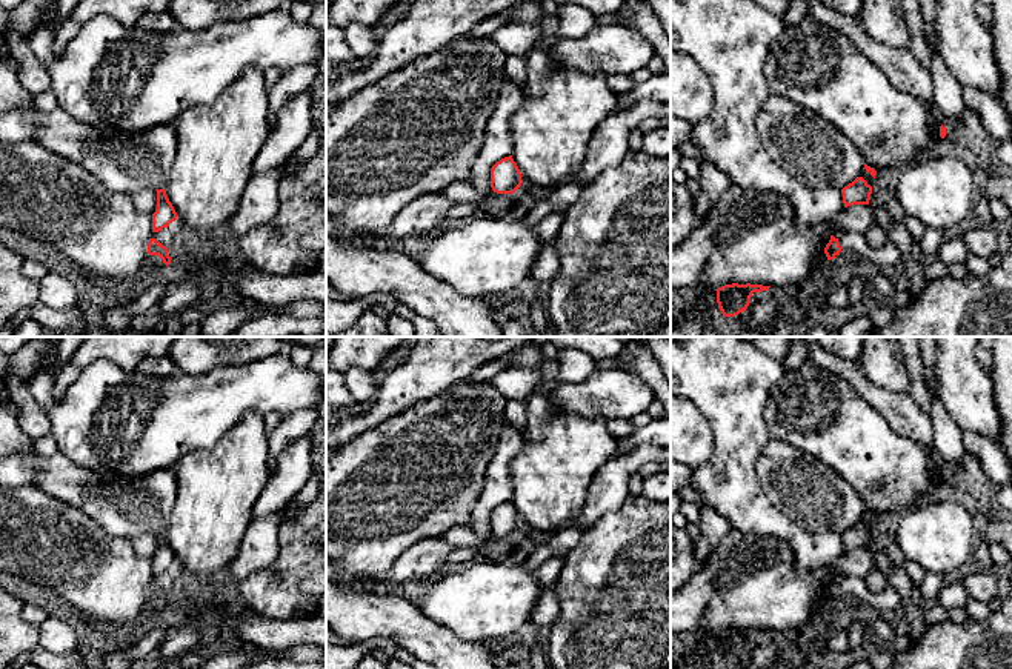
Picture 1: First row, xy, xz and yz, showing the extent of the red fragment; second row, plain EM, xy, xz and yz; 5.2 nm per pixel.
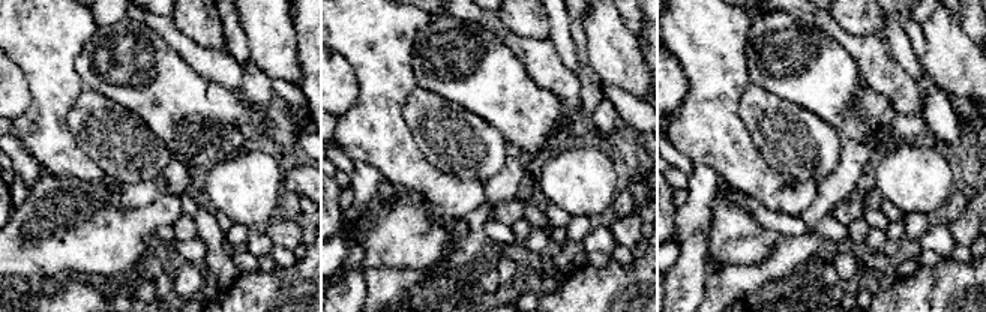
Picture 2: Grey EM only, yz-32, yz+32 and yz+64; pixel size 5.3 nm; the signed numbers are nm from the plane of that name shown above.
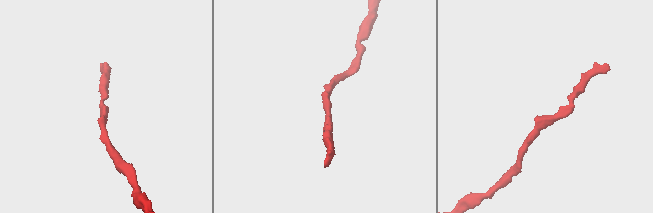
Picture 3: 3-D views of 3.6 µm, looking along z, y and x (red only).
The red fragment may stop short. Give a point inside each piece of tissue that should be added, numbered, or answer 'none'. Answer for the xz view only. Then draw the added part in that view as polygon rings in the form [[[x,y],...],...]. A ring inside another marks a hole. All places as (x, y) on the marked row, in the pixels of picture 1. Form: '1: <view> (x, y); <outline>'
none

